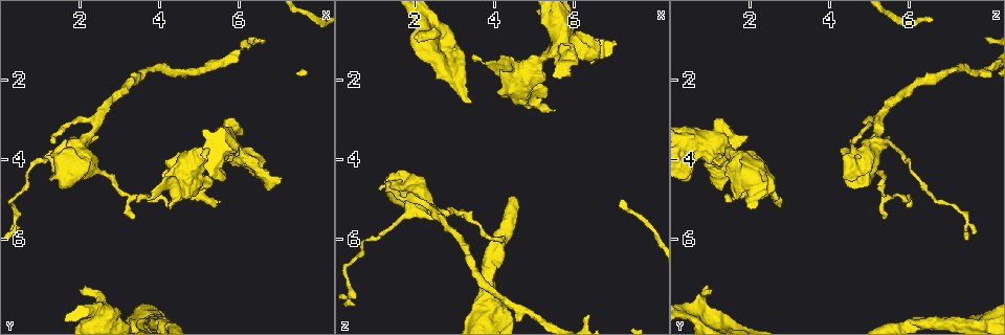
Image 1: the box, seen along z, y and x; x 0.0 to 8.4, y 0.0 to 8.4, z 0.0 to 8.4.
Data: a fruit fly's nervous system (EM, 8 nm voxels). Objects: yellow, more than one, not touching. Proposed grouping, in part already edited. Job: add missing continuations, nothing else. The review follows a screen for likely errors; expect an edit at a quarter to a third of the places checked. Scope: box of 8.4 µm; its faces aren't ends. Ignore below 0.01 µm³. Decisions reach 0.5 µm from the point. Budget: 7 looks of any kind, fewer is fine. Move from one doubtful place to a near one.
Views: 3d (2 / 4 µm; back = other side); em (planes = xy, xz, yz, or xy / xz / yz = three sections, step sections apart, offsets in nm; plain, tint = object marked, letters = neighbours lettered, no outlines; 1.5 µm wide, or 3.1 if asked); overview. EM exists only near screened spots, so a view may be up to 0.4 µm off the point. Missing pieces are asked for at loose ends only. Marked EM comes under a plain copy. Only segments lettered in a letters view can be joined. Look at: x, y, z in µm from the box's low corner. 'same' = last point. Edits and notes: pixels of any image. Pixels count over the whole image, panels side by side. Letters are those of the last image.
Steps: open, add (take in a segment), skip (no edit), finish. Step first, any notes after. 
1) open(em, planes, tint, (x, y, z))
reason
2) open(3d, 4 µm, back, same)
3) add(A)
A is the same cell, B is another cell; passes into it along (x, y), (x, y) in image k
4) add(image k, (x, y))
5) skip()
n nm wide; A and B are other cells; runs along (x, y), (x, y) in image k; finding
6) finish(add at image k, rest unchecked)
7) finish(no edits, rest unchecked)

open(em, planes, letters, (2.00, 7.30, 1.00))
an open end

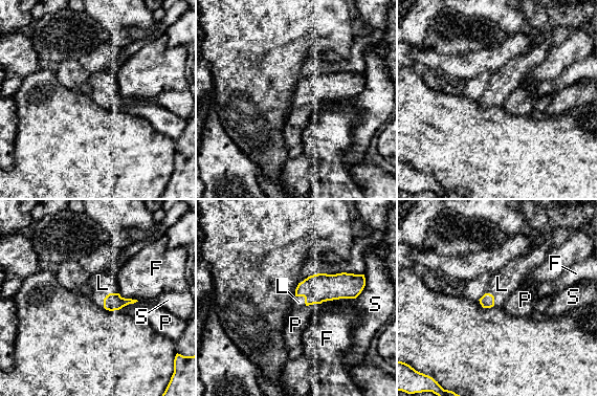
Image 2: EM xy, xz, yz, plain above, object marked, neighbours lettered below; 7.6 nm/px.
add(L)
110 nm wide; F touches over 280 nm; L is the same cell, F, P and S are other cells; it goes on there

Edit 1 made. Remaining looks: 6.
open(overview)
see it whole again

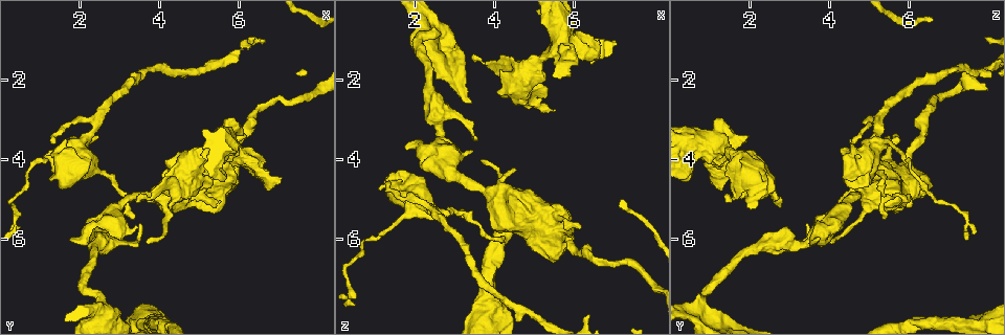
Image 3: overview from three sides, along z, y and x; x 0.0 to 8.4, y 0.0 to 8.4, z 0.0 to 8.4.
open(3d, 2 µm, (7.05, 4.50, 1.10))
an open end

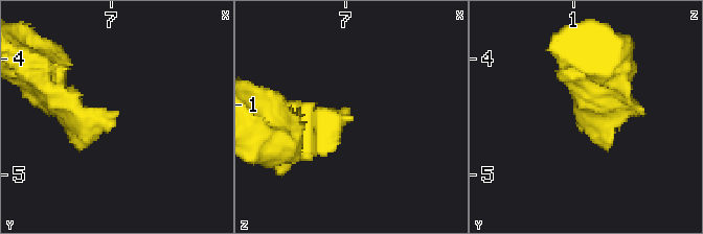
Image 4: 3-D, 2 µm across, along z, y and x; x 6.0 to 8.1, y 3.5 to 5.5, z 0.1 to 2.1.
open(em, planes, letters, (7.04, 4.50, 1.08))

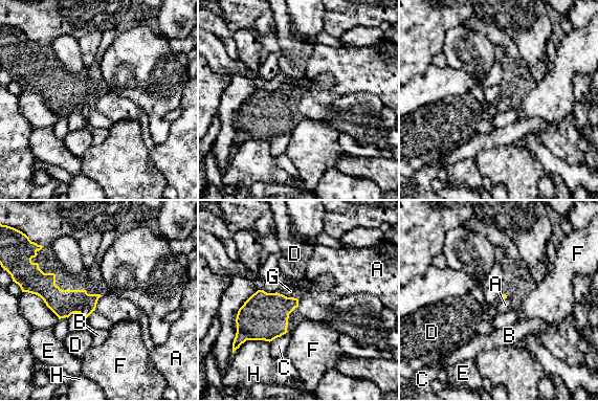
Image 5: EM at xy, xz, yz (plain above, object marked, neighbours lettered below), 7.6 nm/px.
skip()
A, B, C, D, E, F, G and H are other cells; border along (102, 295), (94, 309) in image 5; no lettered segment goes on from it

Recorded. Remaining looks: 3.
open(em, yz, step 8, tint, (5.50, 5.05, 2.75))
an open end

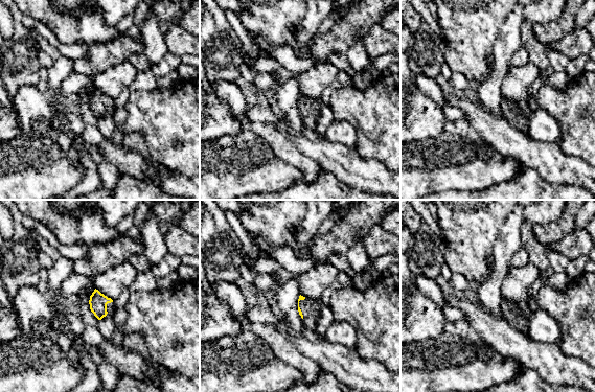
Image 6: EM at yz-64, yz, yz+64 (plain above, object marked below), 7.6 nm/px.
open(em, planes, letters, same)

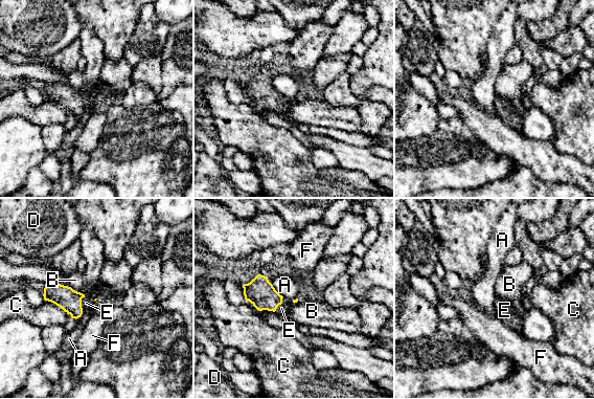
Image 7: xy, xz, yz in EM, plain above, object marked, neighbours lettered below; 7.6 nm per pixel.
add(E)
120 nm wide; E is the same cell, A, B, C, D and F are other cells; passes into it along (70, 301), (81, 304), (86, 303) in image 7; the neuron continues

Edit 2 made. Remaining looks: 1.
finish(add at image 2, add at image 7, rest unchecked)

